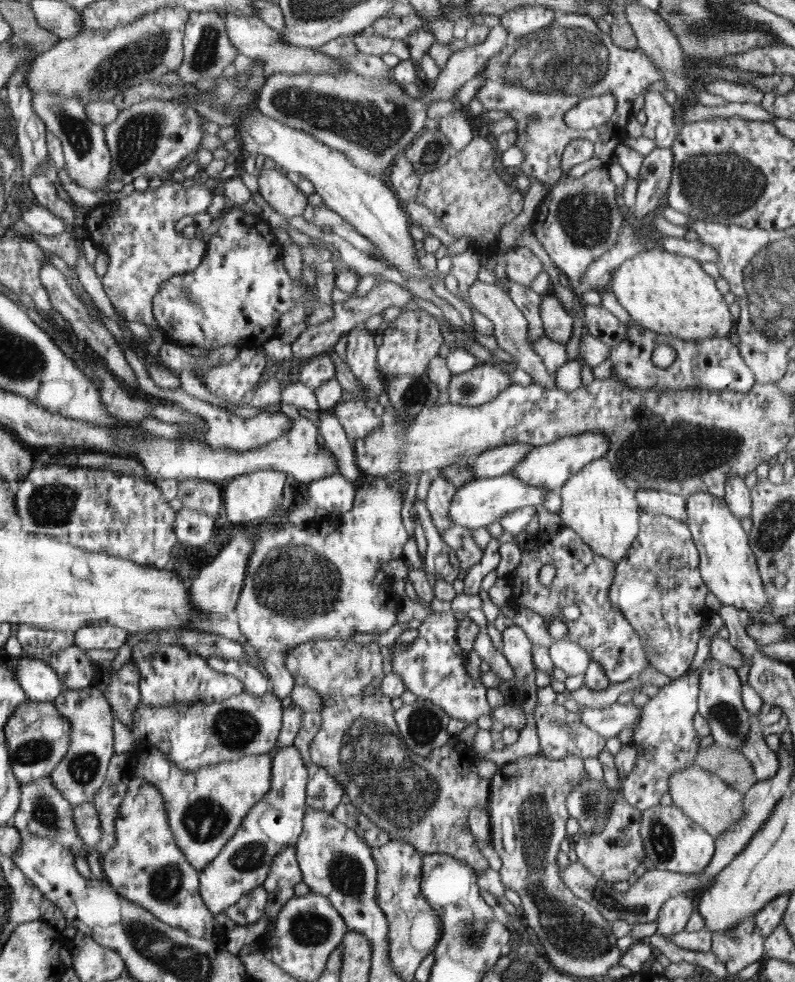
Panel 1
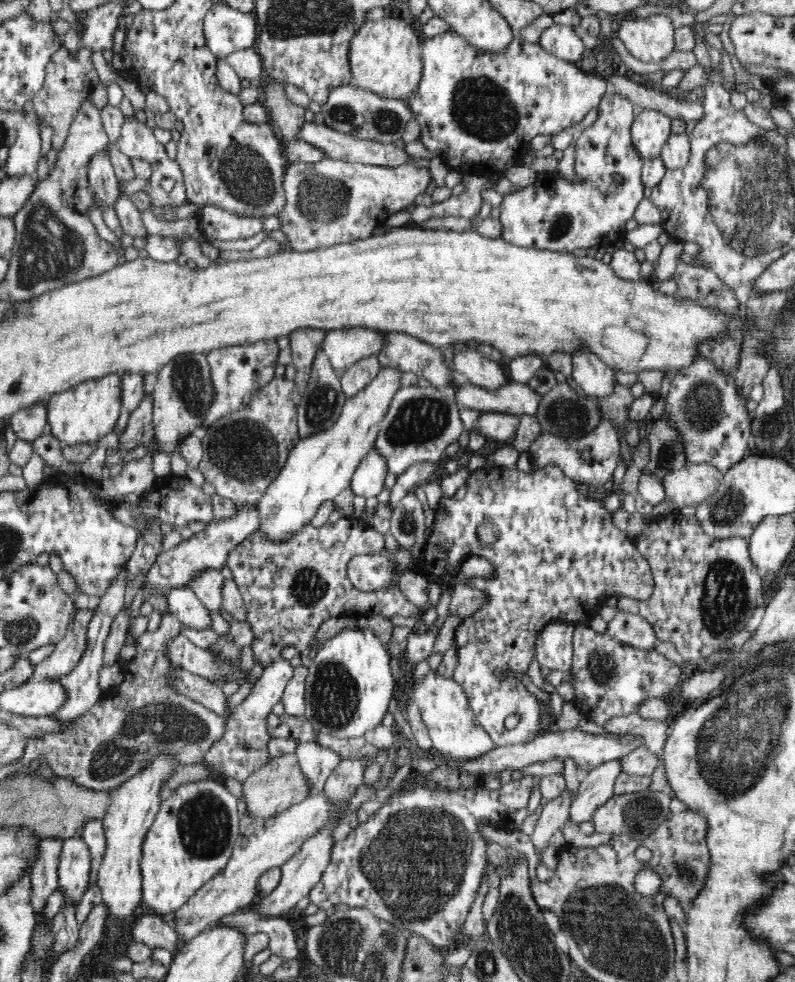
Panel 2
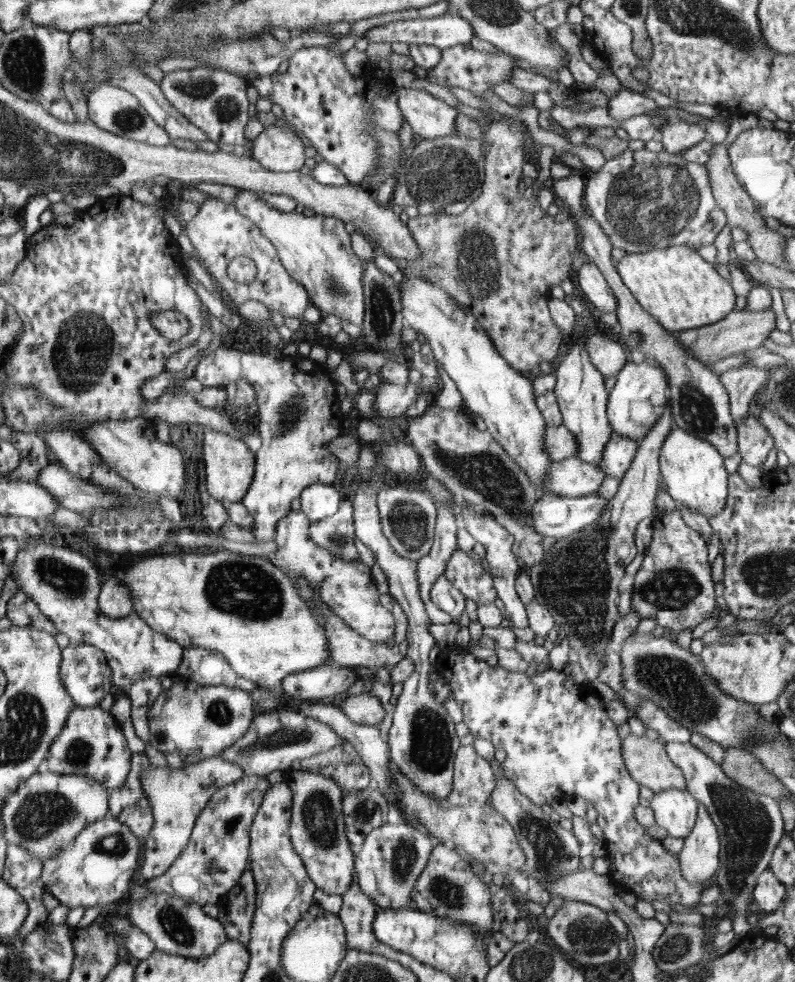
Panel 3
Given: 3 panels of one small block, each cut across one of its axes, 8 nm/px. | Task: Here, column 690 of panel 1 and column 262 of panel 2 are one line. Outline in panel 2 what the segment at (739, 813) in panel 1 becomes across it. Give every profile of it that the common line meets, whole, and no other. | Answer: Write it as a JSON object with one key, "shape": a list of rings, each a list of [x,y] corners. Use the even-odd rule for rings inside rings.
{"shape":[[[288,753],[274,759],[270,758],[264,766],[244,780],[242,787],[242,800],[246,802],[248,815],[252,817],[276,816],[287,807],[304,800],[308,794],[309,780],[301,771],[295,753]]]}

